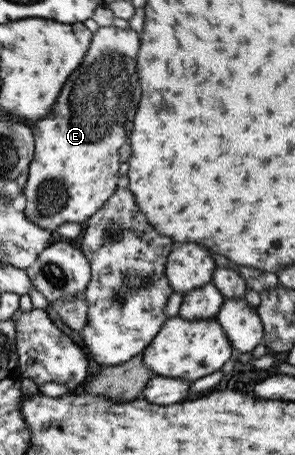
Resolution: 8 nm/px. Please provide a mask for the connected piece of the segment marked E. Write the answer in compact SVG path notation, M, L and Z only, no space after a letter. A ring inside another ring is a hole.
M116 26L99 27L93 33L88 51L82 63L60 90L50 117L36 120L33 128L35 139L34 157L29 164L29 174L24 184L23 194L26 196L24 215L34 226L41 229L57 231L64 223L86 222L110 196L116 191L118 177L121 175L119 153L120 147L129 141L132 133L132 117L140 99L140 83L136 73L136 57L140 47L139 33Z

